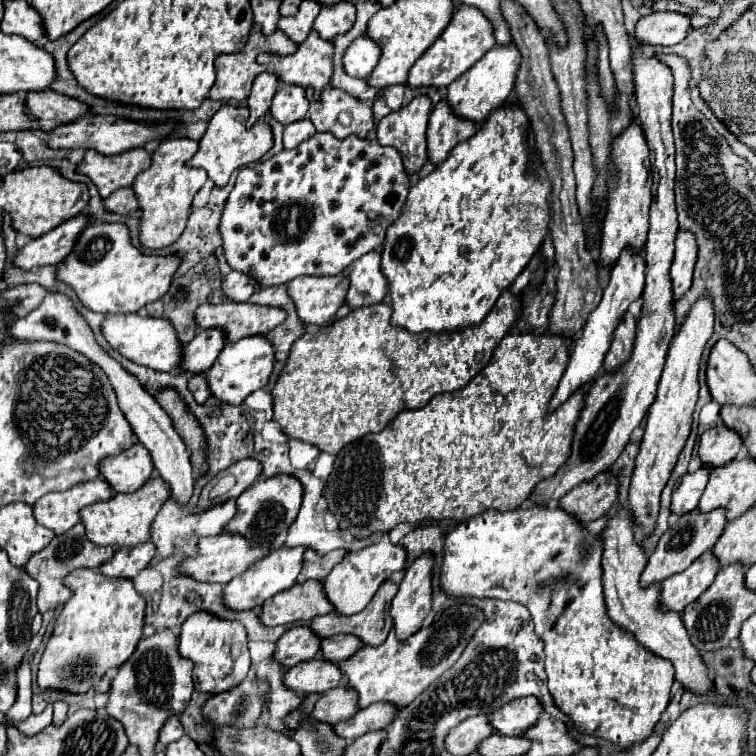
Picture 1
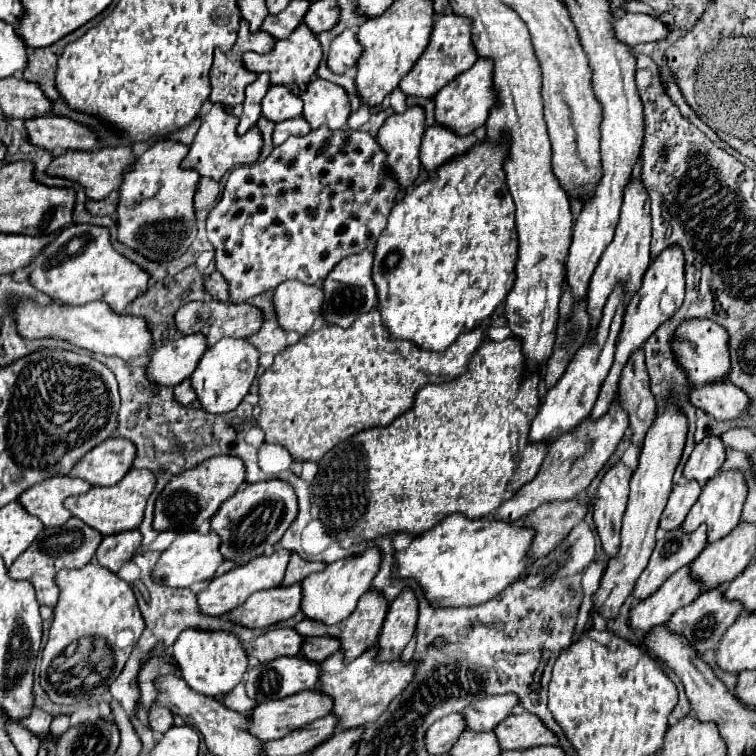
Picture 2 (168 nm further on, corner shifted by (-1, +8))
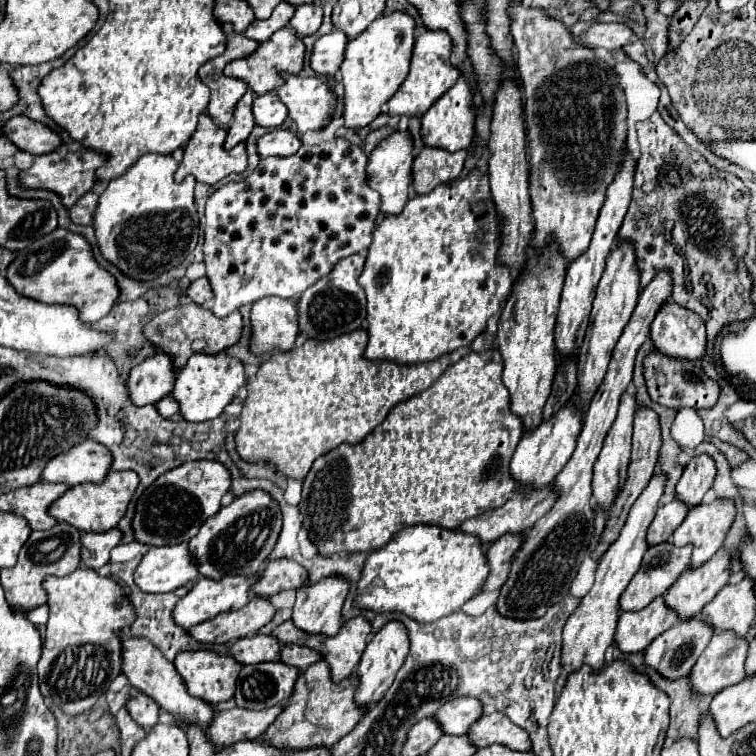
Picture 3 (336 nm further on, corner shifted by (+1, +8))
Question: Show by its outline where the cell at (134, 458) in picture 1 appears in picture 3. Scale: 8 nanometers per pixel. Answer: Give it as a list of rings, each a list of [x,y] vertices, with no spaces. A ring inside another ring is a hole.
[[[82,441],[82,445],[74,445],[66,453],[52,457],[40,481],[48,483],[64,483],[64,485],[80,485],[80,483],[98,483],[106,477],[110,469],[110,451],[94,441]]]

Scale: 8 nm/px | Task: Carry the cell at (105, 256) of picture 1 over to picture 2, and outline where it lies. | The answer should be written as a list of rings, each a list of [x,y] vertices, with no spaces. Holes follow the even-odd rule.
[[[68,225],[68,227],[64,227],[64,231],[60,231],[60,235],[32,261],[32,265],[34,265],[34,269],[30,273],[30,281],[38,291],[50,295],[56,301],[64,301],[68,305],[86,305],[86,303],[102,299],[116,313],[124,313],[124,307],[128,303],[132,303],[136,297],[144,295],[148,291],[148,283],[150,283],[150,273],[146,269],[142,269],[140,265],[136,265],[134,261],[120,255],[110,243],[110,229],[102,227],[102,225]]]

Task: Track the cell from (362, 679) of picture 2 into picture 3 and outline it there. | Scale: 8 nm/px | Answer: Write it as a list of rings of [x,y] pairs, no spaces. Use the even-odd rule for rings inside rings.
[[[318,661],[310,665],[296,681],[294,693],[282,713],[276,717],[276,721],[262,733],[262,741],[266,745],[272,745],[276,749],[292,749],[302,751],[310,747],[326,747],[330,749],[336,741],[340,741],[344,735],[348,735],[356,723],[362,719],[362,709],[354,703],[354,691],[356,691],[358,679],[352,675],[344,679],[342,683],[332,683],[330,679],[330,667],[326,661]]]

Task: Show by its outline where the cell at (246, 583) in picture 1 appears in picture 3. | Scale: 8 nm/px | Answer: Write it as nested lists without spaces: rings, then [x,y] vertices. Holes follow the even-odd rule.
[[[258,575],[254,577],[224,577],[220,581],[214,581],[214,579],[206,579],[206,577],[200,577],[200,581],[196,581],[192,585],[192,589],[178,601],[178,605],[174,605],[174,623],[188,629],[188,627],[194,627],[202,621],[208,621],[208,619],[214,619],[218,613],[226,613],[226,611],[236,611],[236,609],[242,609],[242,605],[246,605],[246,601],[252,597],[252,585],[256,583]]]

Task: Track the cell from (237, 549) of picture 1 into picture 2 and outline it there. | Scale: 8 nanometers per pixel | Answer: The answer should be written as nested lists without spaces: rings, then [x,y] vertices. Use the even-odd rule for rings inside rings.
[[[192,531],[192,533],[184,533],[160,555],[160,559],[152,571],[152,577],[170,587],[190,587],[192,583],[212,579],[222,561],[224,561],[224,557],[220,553],[220,537],[216,537],[216,533],[212,533],[212,531],[208,531],[208,533]]]

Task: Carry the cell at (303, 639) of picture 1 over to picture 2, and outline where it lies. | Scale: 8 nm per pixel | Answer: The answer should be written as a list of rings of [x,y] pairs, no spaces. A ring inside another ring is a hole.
[[[292,627],[270,629],[248,643],[248,655],[254,655],[260,663],[274,661],[282,655],[300,655],[302,641],[304,637],[300,633],[294,633]]]

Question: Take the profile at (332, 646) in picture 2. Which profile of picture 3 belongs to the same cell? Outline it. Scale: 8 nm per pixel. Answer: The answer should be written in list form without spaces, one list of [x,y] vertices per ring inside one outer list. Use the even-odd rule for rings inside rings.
[[[282,645],[280,661],[292,667],[298,667],[298,669],[306,669],[308,665],[320,661],[320,655],[302,645]]]

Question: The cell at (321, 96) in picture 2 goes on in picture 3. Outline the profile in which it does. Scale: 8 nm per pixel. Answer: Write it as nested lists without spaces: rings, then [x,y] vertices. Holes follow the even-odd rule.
[[[284,75],[284,83],[278,87],[278,97],[280,101],[288,107],[288,117],[294,121],[296,129],[300,133],[304,131],[314,131],[314,129],[324,129],[330,123],[330,113],[336,107],[336,95],[328,89],[324,81],[318,77],[306,77],[306,75]]]

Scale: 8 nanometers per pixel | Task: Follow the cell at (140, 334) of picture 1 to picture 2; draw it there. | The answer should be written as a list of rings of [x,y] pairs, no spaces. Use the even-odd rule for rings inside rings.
[[[14,299],[14,305],[16,305],[18,333],[26,339],[62,337],[62,339],[68,339],[70,343],[74,343],[76,347],[84,347],[92,353],[114,355],[114,357],[122,357],[122,359],[150,355],[150,351],[154,347],[152,331],[148,329],[144,317],[120,315],[112,307],[108,307],[104,301],[94,301],[94,303],[80,305],[80,307],[70,307],[70,305],[40,307],[30,299]]]

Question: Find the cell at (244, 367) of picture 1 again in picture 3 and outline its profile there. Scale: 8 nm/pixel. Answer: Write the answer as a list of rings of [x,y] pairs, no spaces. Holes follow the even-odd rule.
[[[194,353],[190,361],[176,373],[176,383],[170,395],[174,397],[174,401],[178,401],[182,419],[190,423],[202,423],[218,417],[222,409],[234,399],[234,393],[244,385],[246,385],[244,365],[234,357],[228,357],[224,353],[218,355]]]

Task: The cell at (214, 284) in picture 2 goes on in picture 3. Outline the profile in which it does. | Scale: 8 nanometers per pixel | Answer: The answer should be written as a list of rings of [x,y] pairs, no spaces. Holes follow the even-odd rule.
[[[206,277],[192,281],[190,287],[188,287],[188,291],[186,291],[186,295],[188,295],[194,303],[198,303],[198,305],[208,305],[208,303],[214,299],[212,289],[210,289],[210,283],[208,283]]]

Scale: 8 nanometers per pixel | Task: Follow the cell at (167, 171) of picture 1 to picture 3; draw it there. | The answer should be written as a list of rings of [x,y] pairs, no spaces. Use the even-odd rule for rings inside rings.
[[[144,155],[122,177],[110,181],[98,199],[94,215],[94,233],[98,249],[106,261],[116,265],[124,275],[136,281],[154,281],[162,273],[178,267],[196,247],[198,241],[198,211],[194,203],[194,177],[186,177],[182,183],[174,181],[178,163],[172,155]]]

